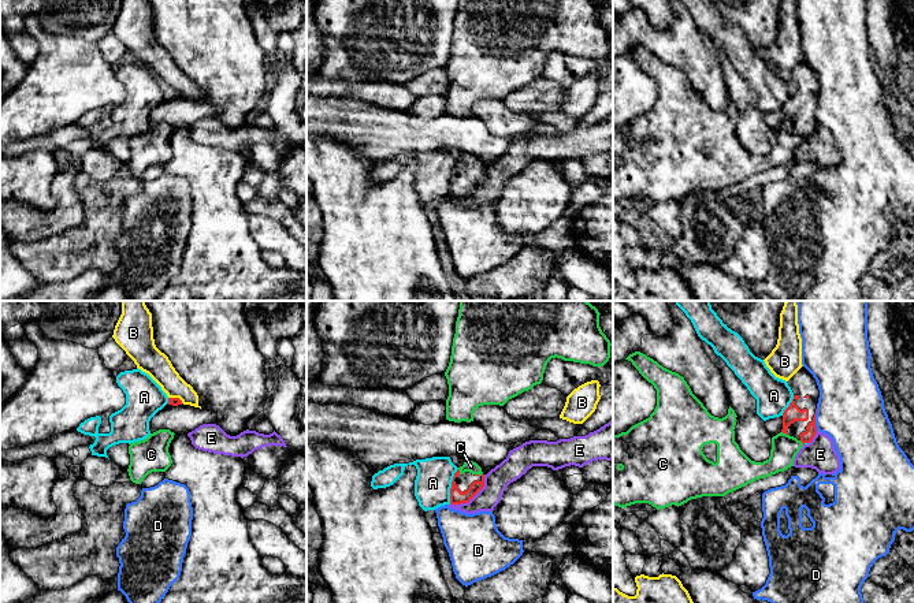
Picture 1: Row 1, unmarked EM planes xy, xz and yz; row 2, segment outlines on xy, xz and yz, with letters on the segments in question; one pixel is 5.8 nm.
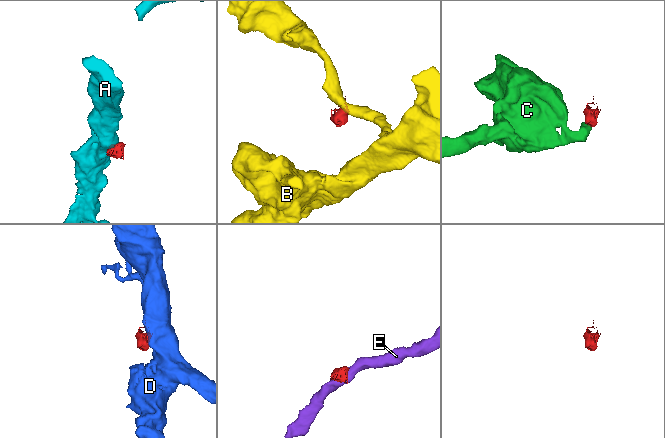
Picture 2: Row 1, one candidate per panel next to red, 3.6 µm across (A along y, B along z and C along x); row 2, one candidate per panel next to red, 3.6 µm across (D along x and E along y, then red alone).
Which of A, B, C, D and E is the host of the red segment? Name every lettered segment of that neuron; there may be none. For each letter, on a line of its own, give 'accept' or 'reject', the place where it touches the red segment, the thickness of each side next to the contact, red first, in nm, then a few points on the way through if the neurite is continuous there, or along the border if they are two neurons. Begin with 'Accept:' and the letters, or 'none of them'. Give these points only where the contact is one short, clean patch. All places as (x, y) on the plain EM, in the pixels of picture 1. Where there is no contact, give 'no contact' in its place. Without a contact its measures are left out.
Accept: C
A: reject | xz (452, 179) | 80/220 nm | along xz (457, 162), (452, 175), (449, 197)
B: reject | xy (175, 92) | 50/160 nm | along xy (168, 90), (177, 90), (182, 96)
C: accept | yz (784, 126) | 100/160 nm
D: reject | yz (814, 114) | 70/400 nm | along yz (817, 103), (816, 123)
E: reject | xz (472, 190) | 80/140 nm | along xz (485, 168), (485, 178), (467, 196), (450, 198)

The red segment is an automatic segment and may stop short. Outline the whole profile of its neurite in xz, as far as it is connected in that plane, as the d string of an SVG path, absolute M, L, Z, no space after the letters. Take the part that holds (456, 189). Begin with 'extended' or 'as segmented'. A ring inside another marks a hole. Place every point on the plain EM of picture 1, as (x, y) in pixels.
extended; M465 155L454 167L450 182L450 198L468 197L484 180L482 161L473 155Z

